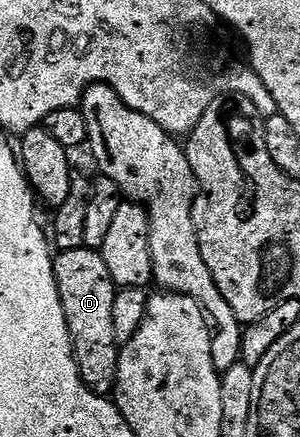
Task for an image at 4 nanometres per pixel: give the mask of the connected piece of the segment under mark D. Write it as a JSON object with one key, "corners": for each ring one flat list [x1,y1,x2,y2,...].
{"corners":[[83,245,54,255,54,276,80,377,88,389,109,396,116,385,120,350,112,329,112,301,116,290,112,273,108,273,108,265,104,265,101,250]]}

